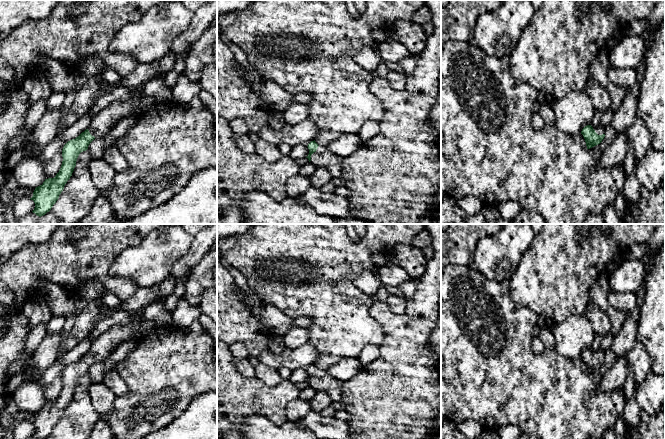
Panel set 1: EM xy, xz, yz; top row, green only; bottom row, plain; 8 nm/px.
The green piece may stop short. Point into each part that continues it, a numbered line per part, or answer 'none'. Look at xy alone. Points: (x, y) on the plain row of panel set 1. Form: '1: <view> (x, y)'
1: xy (105, 344)

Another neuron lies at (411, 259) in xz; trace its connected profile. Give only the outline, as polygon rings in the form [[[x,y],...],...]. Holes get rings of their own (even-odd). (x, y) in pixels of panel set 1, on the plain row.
[[[396,244],[388,259],[396,266],[403,268],[412,280],[419,280],[427,265],[422,250],[412,244]]]

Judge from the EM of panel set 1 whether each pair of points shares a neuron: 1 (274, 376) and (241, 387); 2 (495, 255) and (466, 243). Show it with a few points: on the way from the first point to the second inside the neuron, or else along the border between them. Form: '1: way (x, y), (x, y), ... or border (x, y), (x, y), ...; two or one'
1: border (255, 376), (268, 385), (277, 385), (283, 379); two
2: border (495, 234), (482, 237), (478, 241), (471, 265); two

